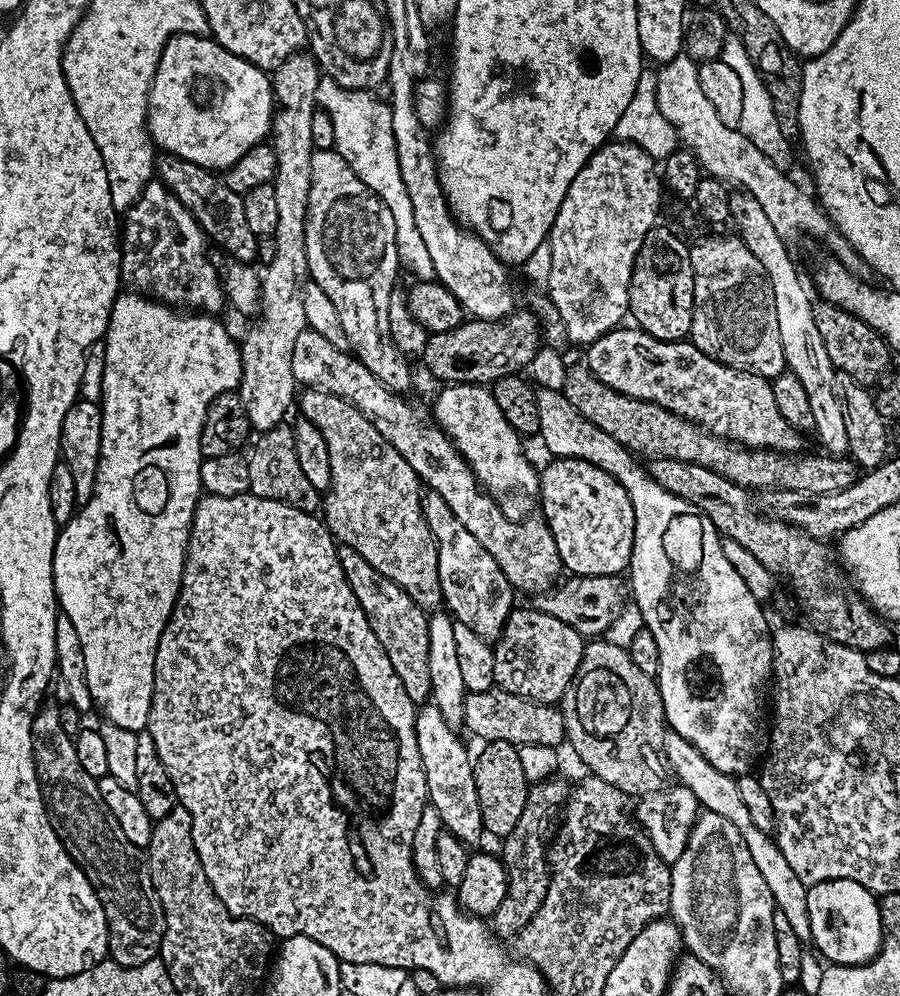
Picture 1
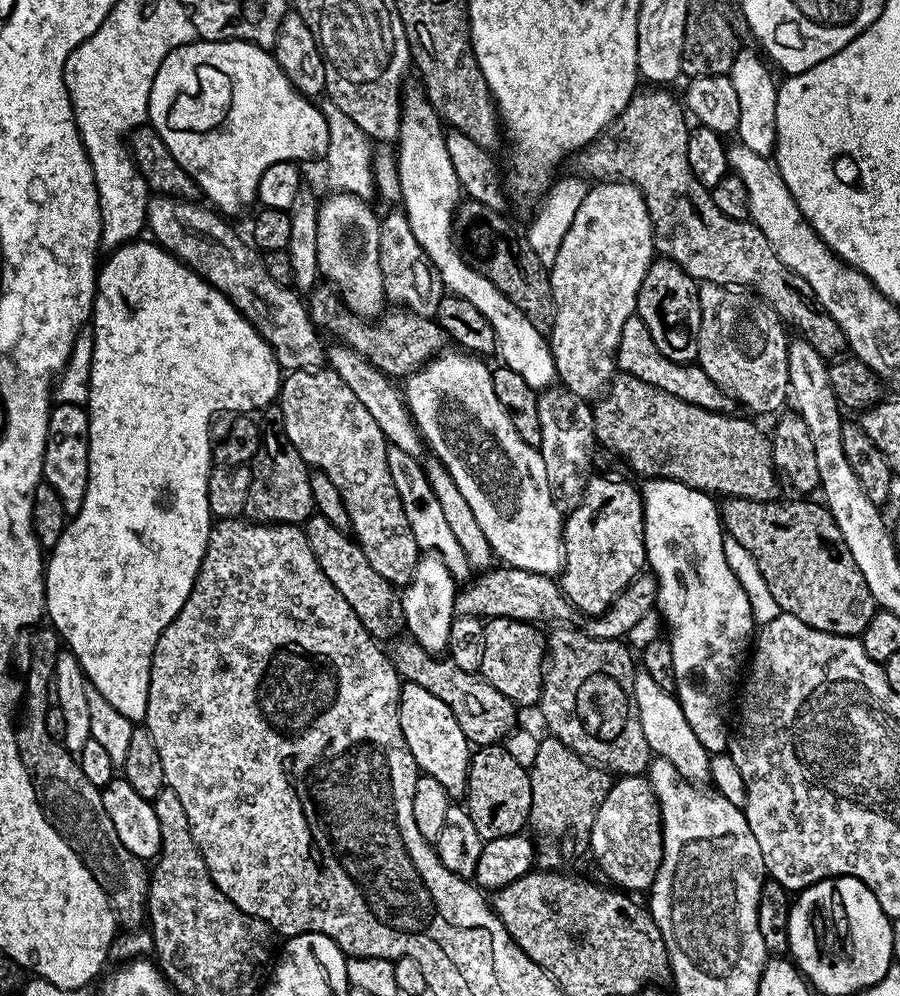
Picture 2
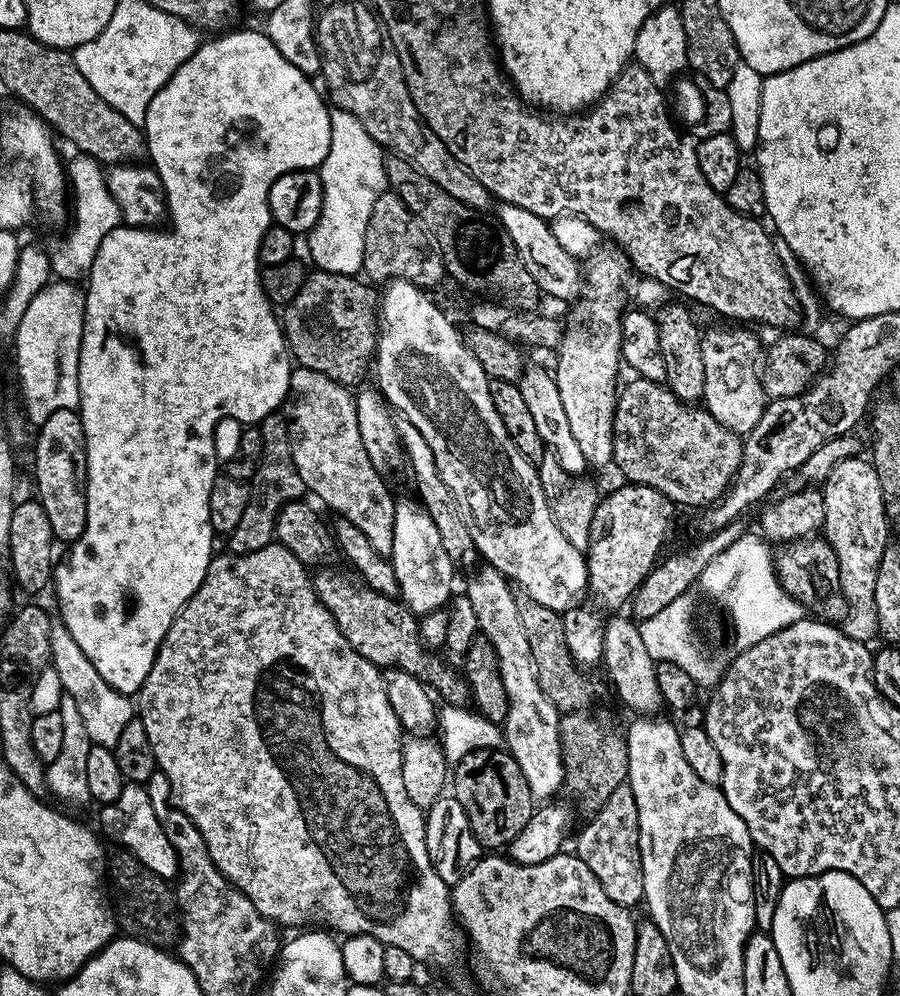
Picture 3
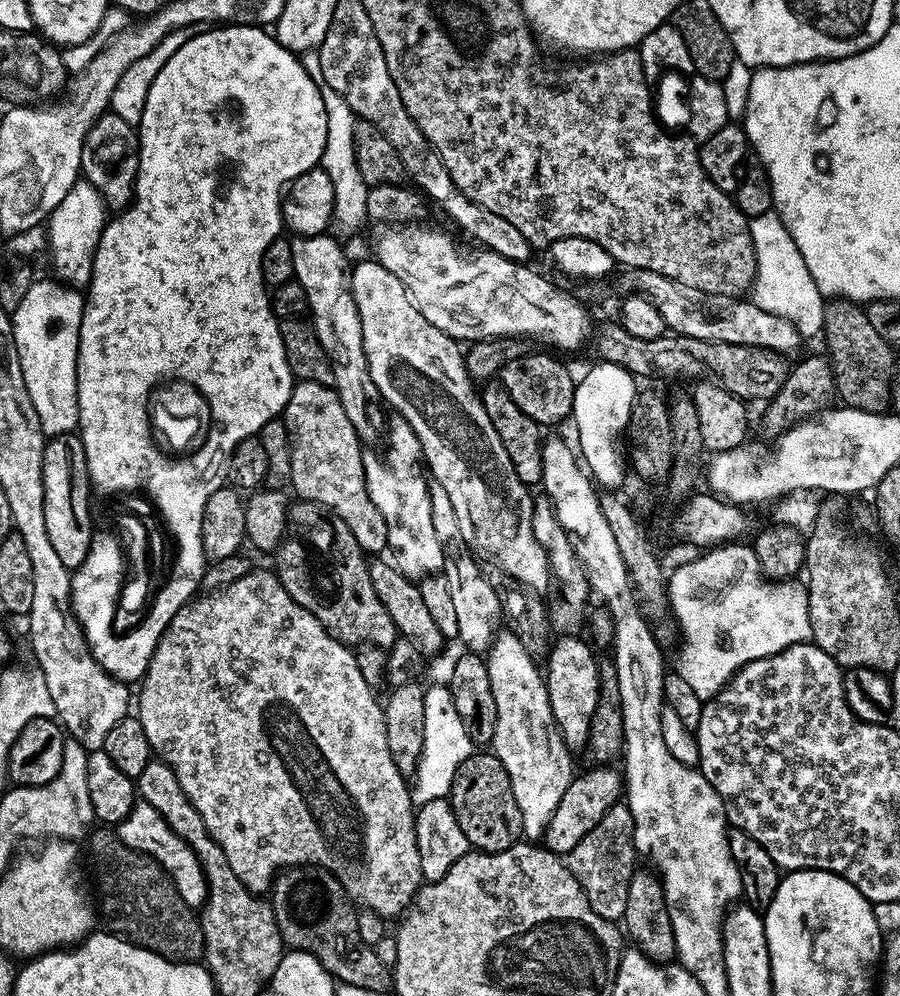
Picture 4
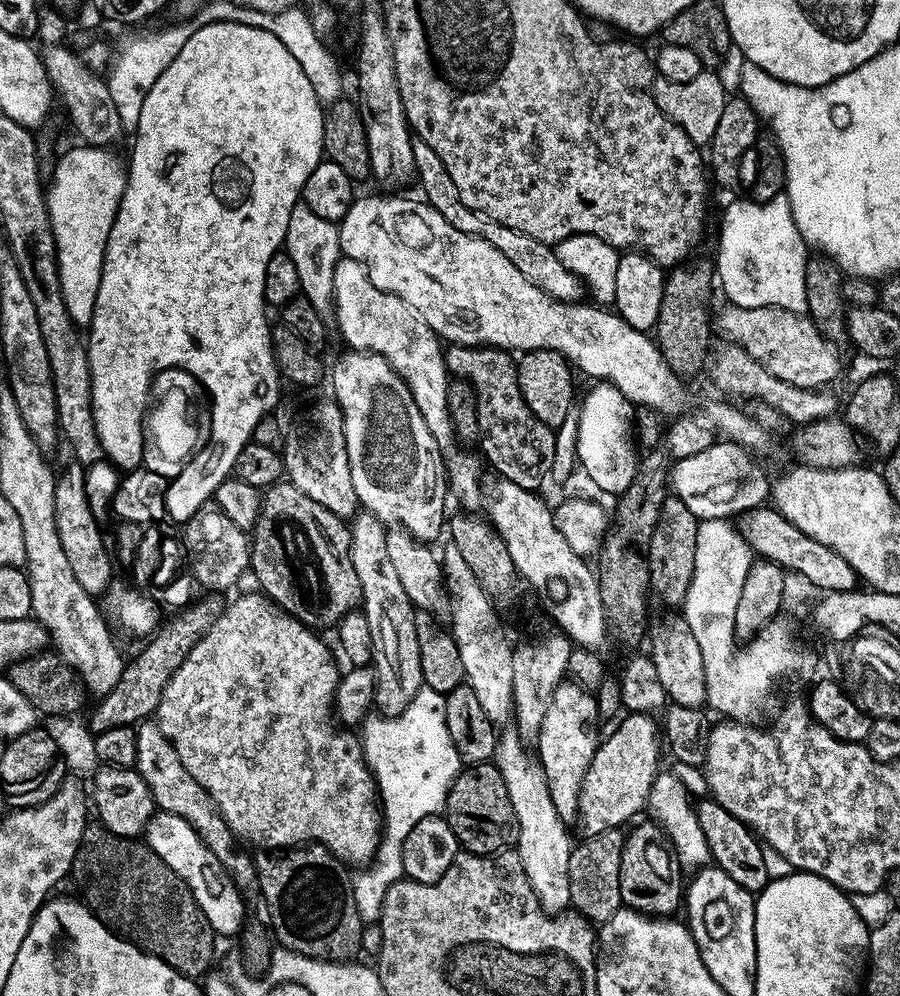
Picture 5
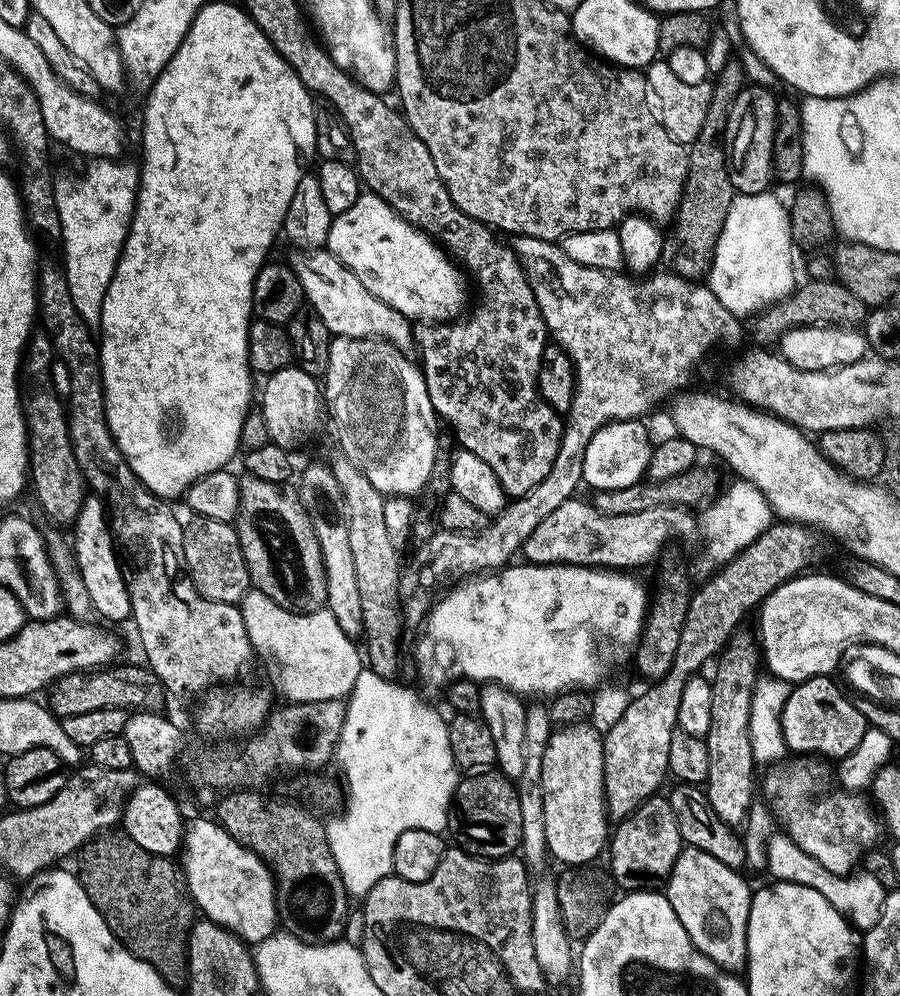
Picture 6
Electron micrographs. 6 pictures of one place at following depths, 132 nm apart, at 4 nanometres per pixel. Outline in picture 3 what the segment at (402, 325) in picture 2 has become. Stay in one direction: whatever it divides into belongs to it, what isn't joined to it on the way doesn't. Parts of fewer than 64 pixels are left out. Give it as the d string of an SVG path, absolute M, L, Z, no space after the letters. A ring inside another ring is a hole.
M313 271L306 278L302 290L298 290L298 298L294 298L282 312L284 339L288 341L291 359L299 367L318 370L318 374L326 374L326 378L334 378L345 386L359 385L364 376L364 367L373 363L376 354L376 338L378 335L378 292L375 292L363 279L356 276L343 276L333 272Z

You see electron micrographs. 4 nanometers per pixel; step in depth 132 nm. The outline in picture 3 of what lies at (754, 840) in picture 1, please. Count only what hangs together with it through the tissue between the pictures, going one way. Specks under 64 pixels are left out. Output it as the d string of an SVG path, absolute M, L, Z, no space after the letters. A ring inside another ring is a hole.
M612 614L607 617L604 626L604 659L602 668L608 671L620 700L636 714L656 714L661 711L662 701L656 677L657 661L650 658L646 646L642 643L640 625L637 621L624 614Z

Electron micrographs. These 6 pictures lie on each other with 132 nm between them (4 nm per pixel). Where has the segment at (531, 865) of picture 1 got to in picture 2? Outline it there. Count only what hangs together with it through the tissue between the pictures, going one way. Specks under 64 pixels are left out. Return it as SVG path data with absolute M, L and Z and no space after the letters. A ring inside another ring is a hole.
M553 736L540 740L530 775L532 801L527 827L531 841L536 845L535 867L541 872L564 872L571 869L568 867L583 852L585 855L589 851L594 818L613 786L613 777Z

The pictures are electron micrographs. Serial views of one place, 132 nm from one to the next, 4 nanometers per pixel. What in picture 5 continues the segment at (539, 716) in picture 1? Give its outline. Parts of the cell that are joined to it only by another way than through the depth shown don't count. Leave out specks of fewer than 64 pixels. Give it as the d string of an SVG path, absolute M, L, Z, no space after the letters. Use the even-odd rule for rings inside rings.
M290 482L273 484L263 493L260 502L260 517L250 533L250 572L260 583L259 591L272 603L283 608L289 616L296 617L302 624L339 625L343 616L361 607L360 583L354 574L354 562L348 551L352 545L349 525L334 515L326 506L314 502L302 490Z

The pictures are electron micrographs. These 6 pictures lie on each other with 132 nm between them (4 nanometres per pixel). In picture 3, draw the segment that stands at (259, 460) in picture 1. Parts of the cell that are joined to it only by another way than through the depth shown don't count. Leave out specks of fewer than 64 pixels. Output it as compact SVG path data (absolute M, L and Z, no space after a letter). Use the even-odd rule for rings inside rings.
M274 411L260 421L262 434L262 462L256 471L256 477L250 482L246 514L242 514L242 522L227 537L227 551L234 556L254 554L254 550L262 550L267 544L276 540L276 516L291 500L299 500L306 489L302 482L302 474L298 474L298 466L294 466L294 458L290 450L287 419L279 411Z

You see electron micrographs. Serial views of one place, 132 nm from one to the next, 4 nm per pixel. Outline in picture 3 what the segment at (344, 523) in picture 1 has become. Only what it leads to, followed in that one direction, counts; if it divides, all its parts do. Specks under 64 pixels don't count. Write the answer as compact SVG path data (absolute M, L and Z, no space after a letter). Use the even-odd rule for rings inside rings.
M299 366L293 367L288 399L286 401L286 419L290 450L294 458L294 466L298 466L298 474L302 474L302 482L309 493L313 492L328 508L333 508L336 516L345 516L366 539L374 545L378 554L391 557L394 546L394 514L396 500L388 493L384 485L385 477L370 462L370 455L362 444L361 431L358 430L358 410L355 395L345 385L334 378L326 378L326 374L318 374L318 370L310 370Z

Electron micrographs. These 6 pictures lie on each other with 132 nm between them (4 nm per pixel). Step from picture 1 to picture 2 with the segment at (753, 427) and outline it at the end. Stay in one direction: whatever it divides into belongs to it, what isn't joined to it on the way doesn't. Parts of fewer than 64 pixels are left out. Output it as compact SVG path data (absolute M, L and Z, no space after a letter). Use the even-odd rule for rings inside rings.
M635 314L626 322L626 326L622 326L620 331L616 366L619 371L627 375L636 375L644 382L648 382L650 386L656 386L675 398L684 399L686 402L704 407L708 411L724 412L731 409L731 404L734 404L733 397L722 391L695 363L670 362L670 358L666 358L666 354L662 354L658 350L658 346L654 346L654 338L650 338L650 330L646 330L640 317Z

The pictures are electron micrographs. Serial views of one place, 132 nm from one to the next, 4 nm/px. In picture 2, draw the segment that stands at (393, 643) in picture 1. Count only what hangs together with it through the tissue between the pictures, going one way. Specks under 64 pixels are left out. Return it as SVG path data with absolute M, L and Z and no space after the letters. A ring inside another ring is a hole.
M313 514L309 520L304 521L302 527L306 534L306 542L310 542L310 550L314 550L314 558L318 558L322 574L326 574L326 578L334 582L334 590L338 590L338 594L342 594L342 598L350 602L364 629L380 642L399 637L405 631L405 626L401 593L397 585L382 578L382 574L378 574L378 570L370 566L366 554L355 539L349 533L338 530L338 526L326 522L326 518Z

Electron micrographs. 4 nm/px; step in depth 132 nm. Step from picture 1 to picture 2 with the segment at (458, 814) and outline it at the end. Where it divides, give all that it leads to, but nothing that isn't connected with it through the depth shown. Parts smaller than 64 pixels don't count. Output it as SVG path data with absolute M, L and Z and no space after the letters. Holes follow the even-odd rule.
M405 683L401 687L399 705L402 734L406 738L406 746L410 746L410 754L414 754L417 769L425 776L438 778L438 783L447 790L449 797L463 797L468 787L470 745L462 734L462 726L458 726L454 714L450 714L450 706L446 706L446 702L442 702L442 698L434 698L434 694L430 694L430 690L410 683Z

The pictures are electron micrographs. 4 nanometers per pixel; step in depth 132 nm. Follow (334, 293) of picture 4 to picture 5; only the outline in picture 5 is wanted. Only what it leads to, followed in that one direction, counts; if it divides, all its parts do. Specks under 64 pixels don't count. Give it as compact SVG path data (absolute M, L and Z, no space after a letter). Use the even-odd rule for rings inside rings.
M304 203L295 204L290 210L290 226L286 226L282 248L294 261L300 291L310 306L321 314L331 313L334 308L334 270L342 259L339 227L326 218L318 218L318 214L314 214L314 210L307 208Z

